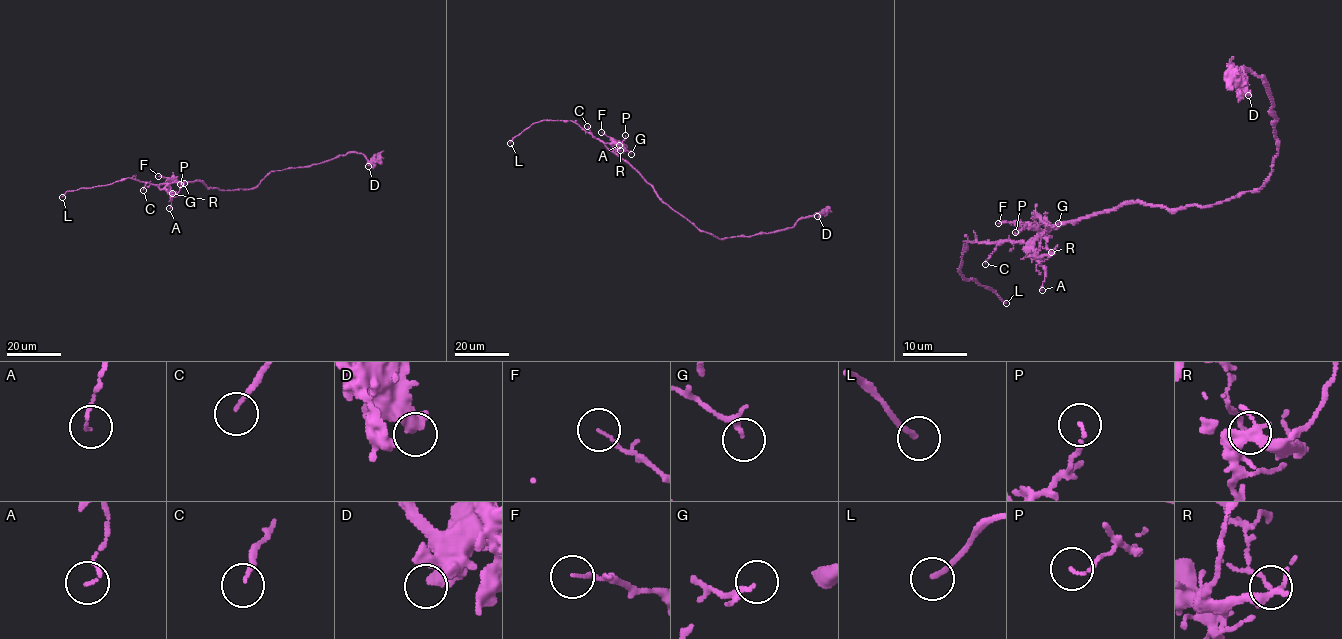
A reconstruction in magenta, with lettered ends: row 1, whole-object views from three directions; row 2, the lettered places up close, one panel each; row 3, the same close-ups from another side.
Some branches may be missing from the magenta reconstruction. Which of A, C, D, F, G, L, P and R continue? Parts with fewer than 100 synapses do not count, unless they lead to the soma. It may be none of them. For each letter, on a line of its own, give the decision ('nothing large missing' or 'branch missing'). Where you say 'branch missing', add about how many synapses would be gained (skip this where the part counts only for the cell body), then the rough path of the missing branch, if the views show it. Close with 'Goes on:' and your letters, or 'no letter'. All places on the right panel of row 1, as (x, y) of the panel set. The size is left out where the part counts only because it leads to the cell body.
A: nothing large missing
C: nothing large missing
D: nothing large missing
F: nothing large missing
G: nothing large missing
L: branch missing; course (1006, 303), (1030, 334), (1065, 342)
P: nothing large missing
R: nothing large missing
Goes on: L

